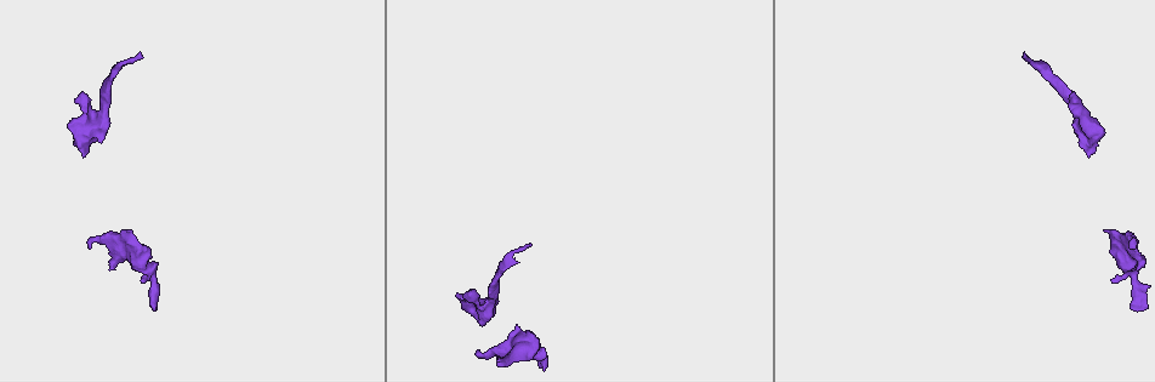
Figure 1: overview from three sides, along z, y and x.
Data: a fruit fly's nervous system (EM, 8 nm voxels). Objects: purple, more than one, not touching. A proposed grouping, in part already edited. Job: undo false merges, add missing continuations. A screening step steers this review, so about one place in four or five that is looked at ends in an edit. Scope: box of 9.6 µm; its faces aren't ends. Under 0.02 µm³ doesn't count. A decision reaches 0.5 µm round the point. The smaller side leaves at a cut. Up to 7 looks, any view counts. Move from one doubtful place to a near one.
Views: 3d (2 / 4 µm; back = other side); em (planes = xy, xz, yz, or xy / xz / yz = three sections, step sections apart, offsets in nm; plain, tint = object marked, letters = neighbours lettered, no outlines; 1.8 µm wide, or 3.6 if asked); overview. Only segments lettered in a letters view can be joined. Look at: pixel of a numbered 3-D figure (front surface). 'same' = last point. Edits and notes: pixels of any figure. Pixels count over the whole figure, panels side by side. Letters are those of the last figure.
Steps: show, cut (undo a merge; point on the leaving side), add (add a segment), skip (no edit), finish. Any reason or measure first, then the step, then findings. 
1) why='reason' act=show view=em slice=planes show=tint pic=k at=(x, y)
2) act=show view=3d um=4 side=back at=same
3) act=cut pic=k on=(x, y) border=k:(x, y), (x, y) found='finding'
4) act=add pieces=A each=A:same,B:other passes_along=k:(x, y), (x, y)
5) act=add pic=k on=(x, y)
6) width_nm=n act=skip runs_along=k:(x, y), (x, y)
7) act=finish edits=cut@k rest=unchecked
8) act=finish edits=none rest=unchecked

why='free end' act=show view=em slice=planes show=letters pic=1 at=(154, 311)

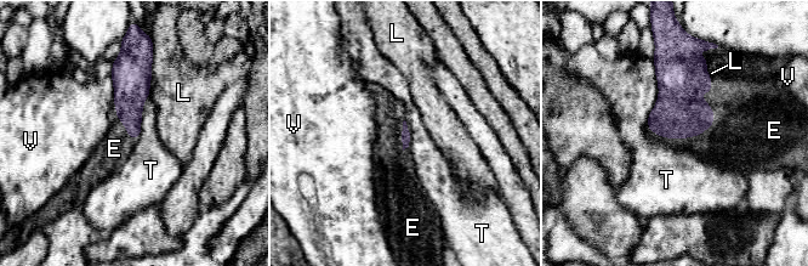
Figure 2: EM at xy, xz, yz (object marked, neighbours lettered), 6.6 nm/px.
act=add pieces=E each=E:same,L:other,T:other,V:other passes_along=2:(405, 132), (402, 135), (390, 113) found='it goes on there'

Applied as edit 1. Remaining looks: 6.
why='thin end' act=show view=em slice=xy step=16 show=letters pic=1 at=(128, 232)

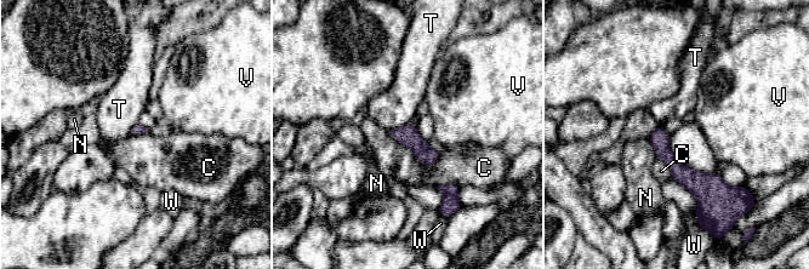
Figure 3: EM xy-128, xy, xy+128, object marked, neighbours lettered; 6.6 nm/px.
act=show view=em slice=planes show=letters at=same

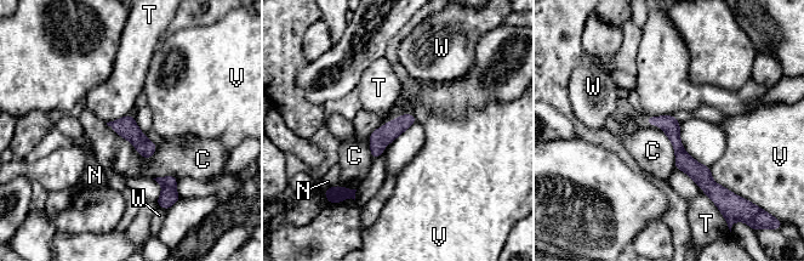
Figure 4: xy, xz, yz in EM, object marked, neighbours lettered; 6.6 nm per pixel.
width_nm=120 act=skip each=C:other,N:other,T:other,V:other,W:other border=4:(106, 123), (143, 157), (152, 157) found='none of them fits'

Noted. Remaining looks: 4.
why='branch stops here' act=show view=em slice=planes show=letters pic=1 at=(84, 156)

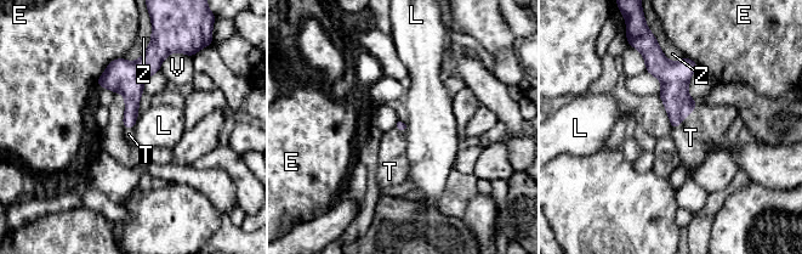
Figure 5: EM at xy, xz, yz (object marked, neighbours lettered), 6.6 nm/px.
longest_contact=T:260nm act=add pieces=T each=E:other,L:other,T:same,V:other,Z:other passes_along=5:(675, 80), (686, 116), (690, 137) found='it goes on there'

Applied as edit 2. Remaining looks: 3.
act=finish edits=add@2,add@5 rest=unchecked

